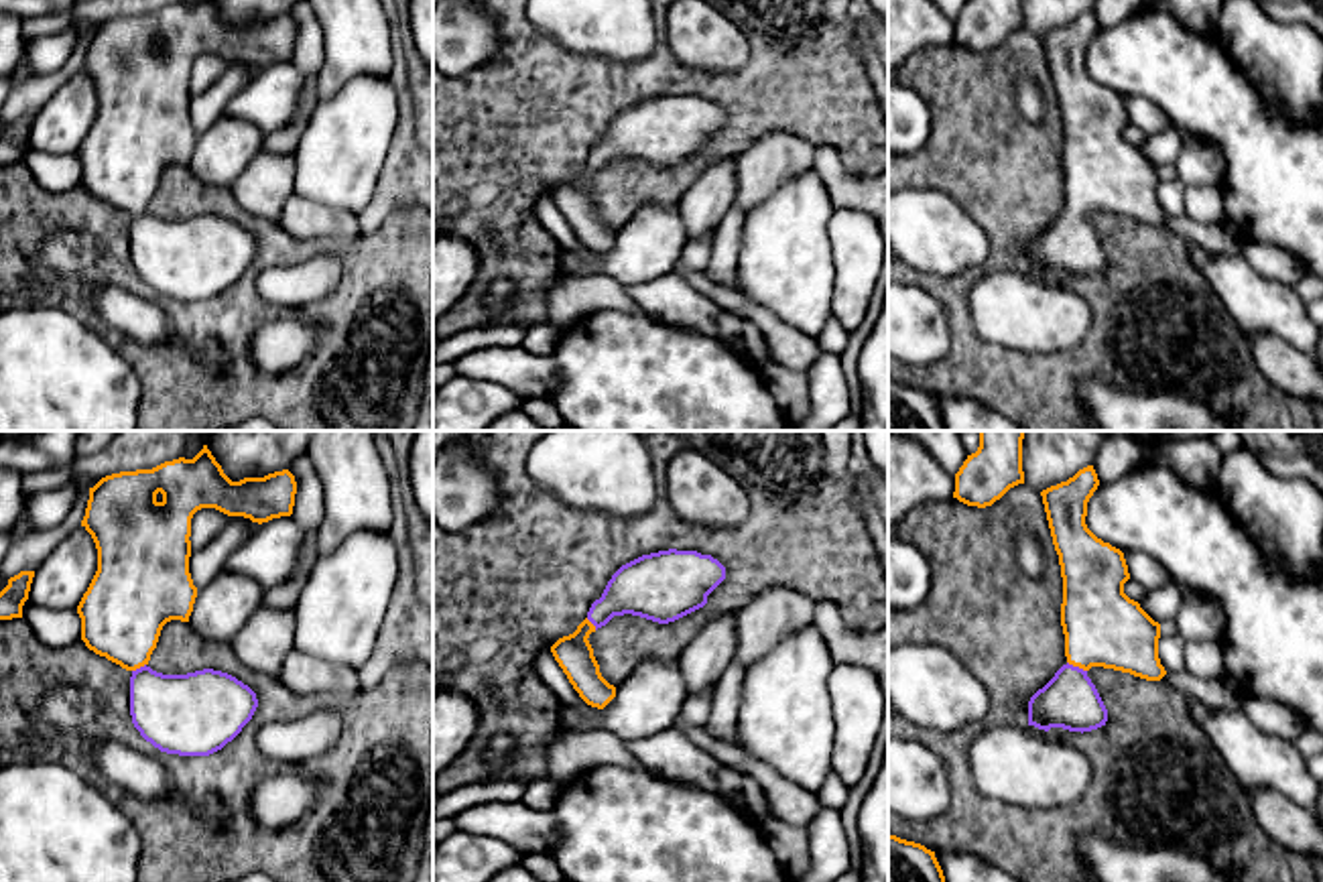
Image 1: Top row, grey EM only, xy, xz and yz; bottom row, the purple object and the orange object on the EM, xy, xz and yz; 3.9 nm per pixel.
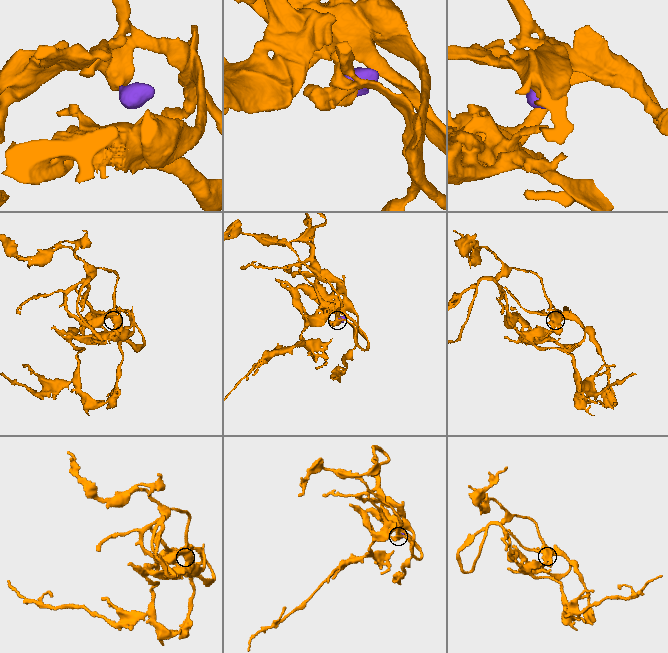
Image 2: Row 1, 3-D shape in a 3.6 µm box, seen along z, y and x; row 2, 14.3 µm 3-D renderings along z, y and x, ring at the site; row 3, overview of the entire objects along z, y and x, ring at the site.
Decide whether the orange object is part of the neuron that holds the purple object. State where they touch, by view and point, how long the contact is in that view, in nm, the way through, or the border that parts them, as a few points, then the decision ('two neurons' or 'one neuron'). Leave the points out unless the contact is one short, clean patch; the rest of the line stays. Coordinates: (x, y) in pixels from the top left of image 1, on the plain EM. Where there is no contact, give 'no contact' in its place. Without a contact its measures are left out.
yz (1078, 212) | 90 nm | across yz (1069, 244), (1072, 222), (1078, 212), (1086, 190), (1102, 171) | one neuron

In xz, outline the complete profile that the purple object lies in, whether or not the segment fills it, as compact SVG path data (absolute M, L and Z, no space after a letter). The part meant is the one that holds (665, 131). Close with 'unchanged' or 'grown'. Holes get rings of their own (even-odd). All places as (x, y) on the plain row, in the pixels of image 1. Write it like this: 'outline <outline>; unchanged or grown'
outline M677 93L642 100L612 120L587 163L573 179L559 183L551 197L579 242L604 254L616 242L616 232L602 222L589 179L624 159L675 167L703 152L723 124L726 112L711 100Z; grown

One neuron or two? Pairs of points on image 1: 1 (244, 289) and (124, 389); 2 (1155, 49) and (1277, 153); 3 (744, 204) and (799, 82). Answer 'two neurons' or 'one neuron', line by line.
1: two neurons
2: one neuron
3: two neurons

